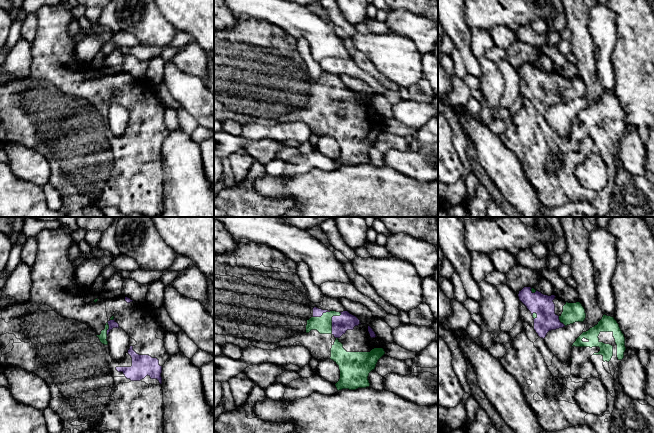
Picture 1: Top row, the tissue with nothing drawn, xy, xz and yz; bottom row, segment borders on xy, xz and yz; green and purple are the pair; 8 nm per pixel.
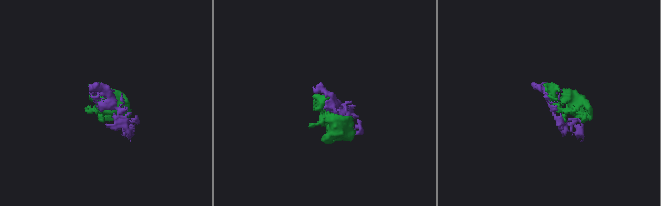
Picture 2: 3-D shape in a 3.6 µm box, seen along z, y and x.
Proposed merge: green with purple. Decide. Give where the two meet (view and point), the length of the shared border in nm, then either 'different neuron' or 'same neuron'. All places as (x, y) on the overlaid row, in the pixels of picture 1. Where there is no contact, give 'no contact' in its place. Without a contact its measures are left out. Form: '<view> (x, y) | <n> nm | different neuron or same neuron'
xz (331, 320) | 190 nm | same neuron

